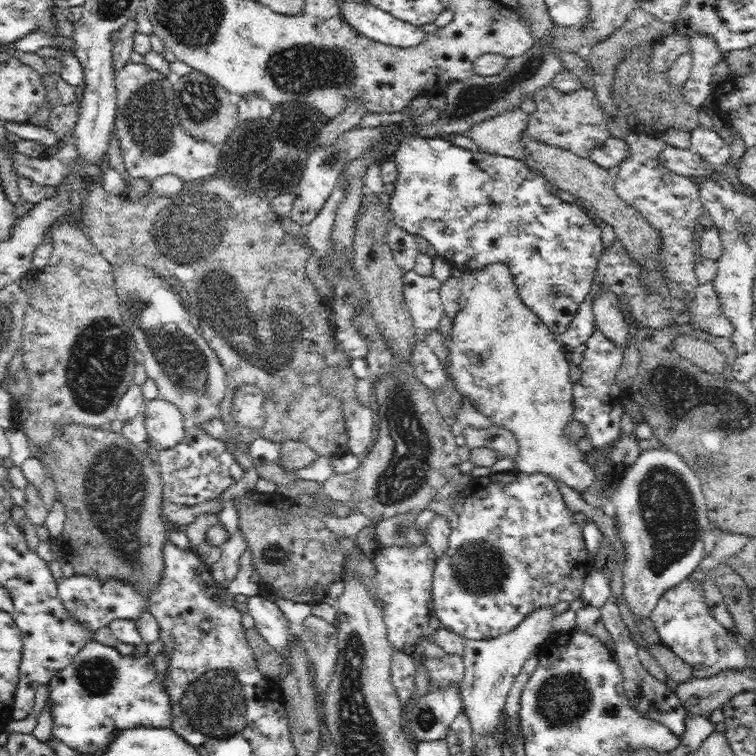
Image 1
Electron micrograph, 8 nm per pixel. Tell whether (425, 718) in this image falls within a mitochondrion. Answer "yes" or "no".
yes

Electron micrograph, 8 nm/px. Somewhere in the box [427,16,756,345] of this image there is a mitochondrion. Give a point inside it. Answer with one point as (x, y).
(471, 99)

